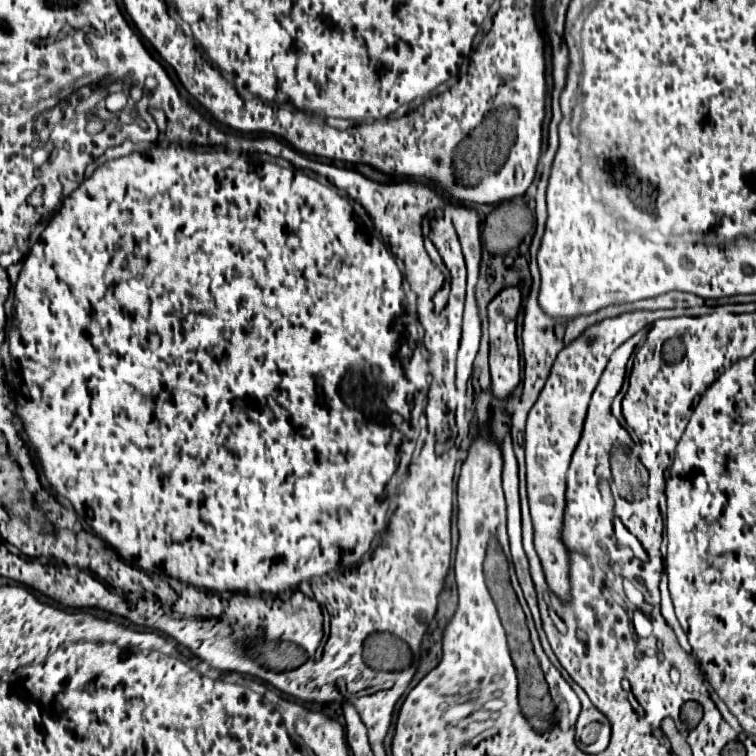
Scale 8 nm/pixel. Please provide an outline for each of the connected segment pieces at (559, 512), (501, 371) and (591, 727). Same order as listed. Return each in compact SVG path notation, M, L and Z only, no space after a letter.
M554 364L540 398L532 406L526 424L526 468L528 468L528 500L534 522L534 546L540 556L550 590L568 600L568 548L562 542L566 470L574 448L580 440L590 396L604 368L570 368L570 364Z
M504 288L488 304L492 392L500 400L510 398L520 384L520 352L518 352L518 342L516 342L516 316L518 316L518 310L520 310L520 302L522 302L520 288Z
M580 688L576 692L582 702L582 712L576 722L576 744L588 754L598 754L608 746L610 740L610 722L608 718L594 708L586 692Z

